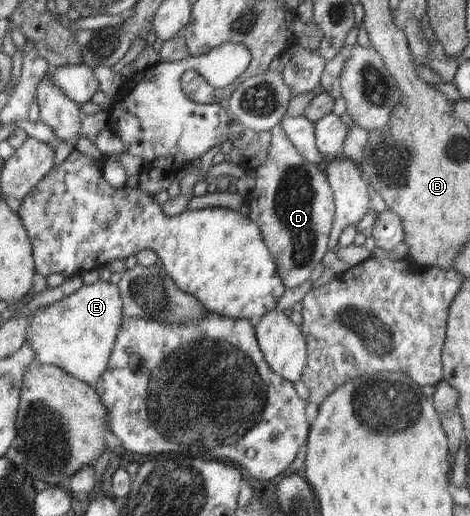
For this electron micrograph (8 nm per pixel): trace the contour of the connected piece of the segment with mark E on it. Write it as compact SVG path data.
M98 280L93 285L83 285L62 301L36 309L27 329L26 341L34 349L38 363L57 365L84 383L94 385L108 367L122 317L117 285Z

